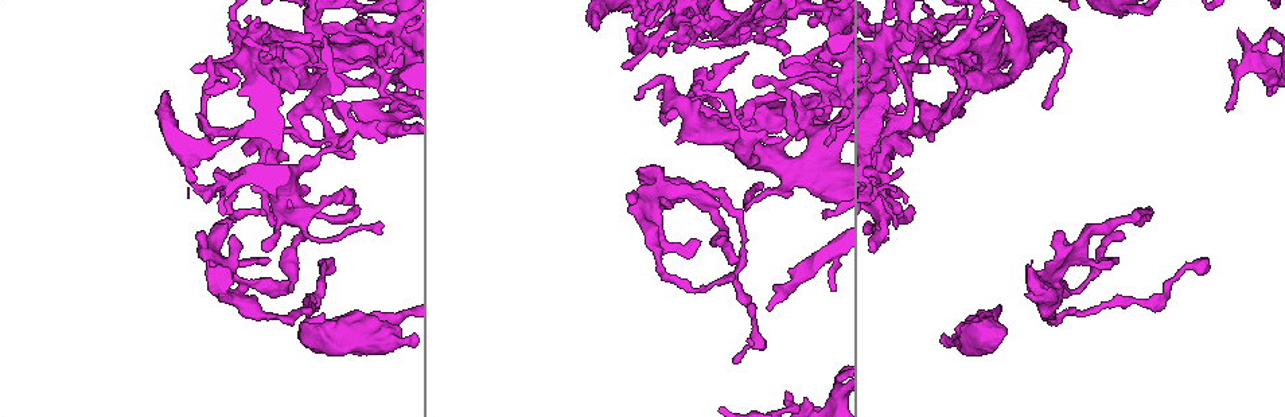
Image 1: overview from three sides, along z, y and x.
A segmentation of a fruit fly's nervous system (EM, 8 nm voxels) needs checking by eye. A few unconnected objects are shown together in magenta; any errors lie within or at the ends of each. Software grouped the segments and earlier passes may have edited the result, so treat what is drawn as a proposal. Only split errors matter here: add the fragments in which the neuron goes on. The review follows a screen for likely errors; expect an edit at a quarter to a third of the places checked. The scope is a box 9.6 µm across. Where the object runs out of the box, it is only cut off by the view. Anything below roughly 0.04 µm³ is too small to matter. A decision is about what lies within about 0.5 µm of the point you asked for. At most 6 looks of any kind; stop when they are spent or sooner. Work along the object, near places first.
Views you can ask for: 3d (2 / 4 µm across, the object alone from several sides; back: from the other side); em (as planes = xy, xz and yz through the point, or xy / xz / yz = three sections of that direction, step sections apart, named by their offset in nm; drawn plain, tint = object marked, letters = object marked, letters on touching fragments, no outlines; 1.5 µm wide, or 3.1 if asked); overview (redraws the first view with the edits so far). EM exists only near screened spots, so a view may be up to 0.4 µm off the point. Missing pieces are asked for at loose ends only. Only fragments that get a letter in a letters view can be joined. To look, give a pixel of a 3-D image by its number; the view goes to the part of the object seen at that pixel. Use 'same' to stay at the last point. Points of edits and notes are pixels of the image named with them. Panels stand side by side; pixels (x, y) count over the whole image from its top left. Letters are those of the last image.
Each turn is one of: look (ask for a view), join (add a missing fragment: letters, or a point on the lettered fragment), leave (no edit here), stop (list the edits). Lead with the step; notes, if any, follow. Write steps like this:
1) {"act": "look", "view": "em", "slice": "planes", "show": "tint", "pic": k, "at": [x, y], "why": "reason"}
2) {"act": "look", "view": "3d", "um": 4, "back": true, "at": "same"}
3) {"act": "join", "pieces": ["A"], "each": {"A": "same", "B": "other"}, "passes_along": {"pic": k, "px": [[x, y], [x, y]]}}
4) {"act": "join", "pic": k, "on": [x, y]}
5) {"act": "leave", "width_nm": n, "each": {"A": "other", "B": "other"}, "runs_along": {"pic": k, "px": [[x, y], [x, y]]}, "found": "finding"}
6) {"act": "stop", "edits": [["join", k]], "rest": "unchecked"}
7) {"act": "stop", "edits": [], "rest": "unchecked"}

{"act": "look", "view": "3d", "um": 2, "pic": 1, "at": [677, 140]}

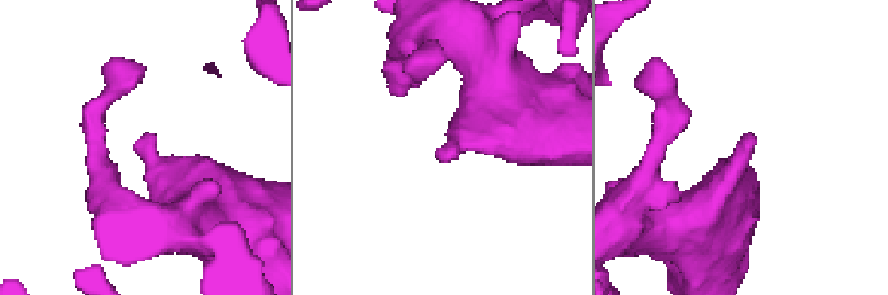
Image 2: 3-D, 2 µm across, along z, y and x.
{"act": "look", "view": "em", "slice": "xz", "step": 8, "show": "plain", "pic": 2, "at": [144, 136], "why": "now the EM"}

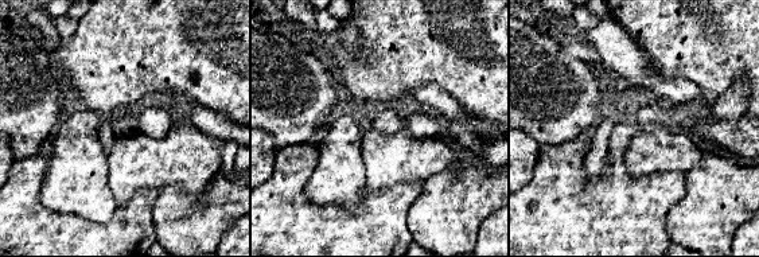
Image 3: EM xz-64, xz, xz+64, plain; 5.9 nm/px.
{"act": "look", "view": "em", "slice": "xz", "step": 8, "show": "letters", "at": "same"}

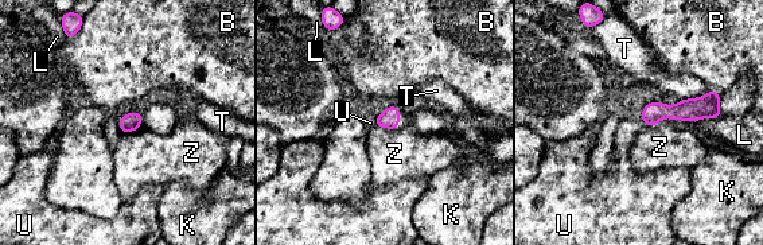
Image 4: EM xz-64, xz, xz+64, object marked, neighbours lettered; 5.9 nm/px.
{"act": "leave", "each": {"B": "other", "K": "other", "L": "other", "T": "other", "U": "other", "Z": "other"}, "border": {"pic": 4, "px": [[374, 123], [386, 128], [397, 128]]}, "found": "no lettered fragment goes on from it"}

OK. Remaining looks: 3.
{"act": "look", "view": "3d", "um": 2, "pic": 1, "at": [753, 80], "why": "thin end"}

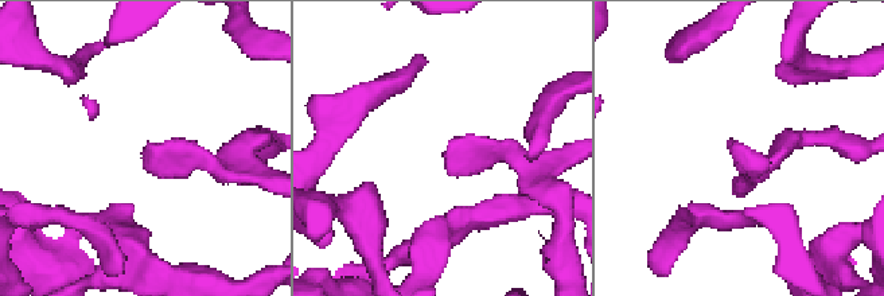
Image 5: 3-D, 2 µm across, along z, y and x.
{"act": "look", "view": "em", "slice": "planes", "show": "plain", "pic": 5, "at": [450, 147]}

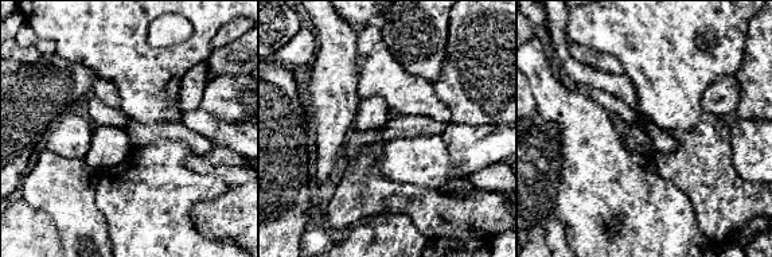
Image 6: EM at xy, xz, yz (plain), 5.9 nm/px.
{"act": "look", "view": "em", "slice": "planes", "show": "letters", "at": "same", "why": "what lies round it"}

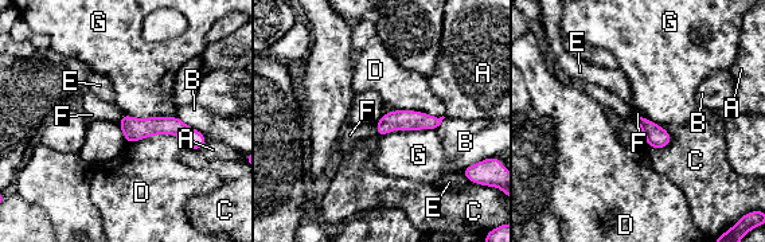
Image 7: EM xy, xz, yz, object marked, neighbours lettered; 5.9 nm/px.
{"act": "leave", "each": {"A": "other", "B": "other", "C": "other", "D": "other", "E": "other", "F": "other", "G": "other"}, "found": "none of them fits"}

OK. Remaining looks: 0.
{"act": "stop", "edits": [], "rest": "unchecked"}

